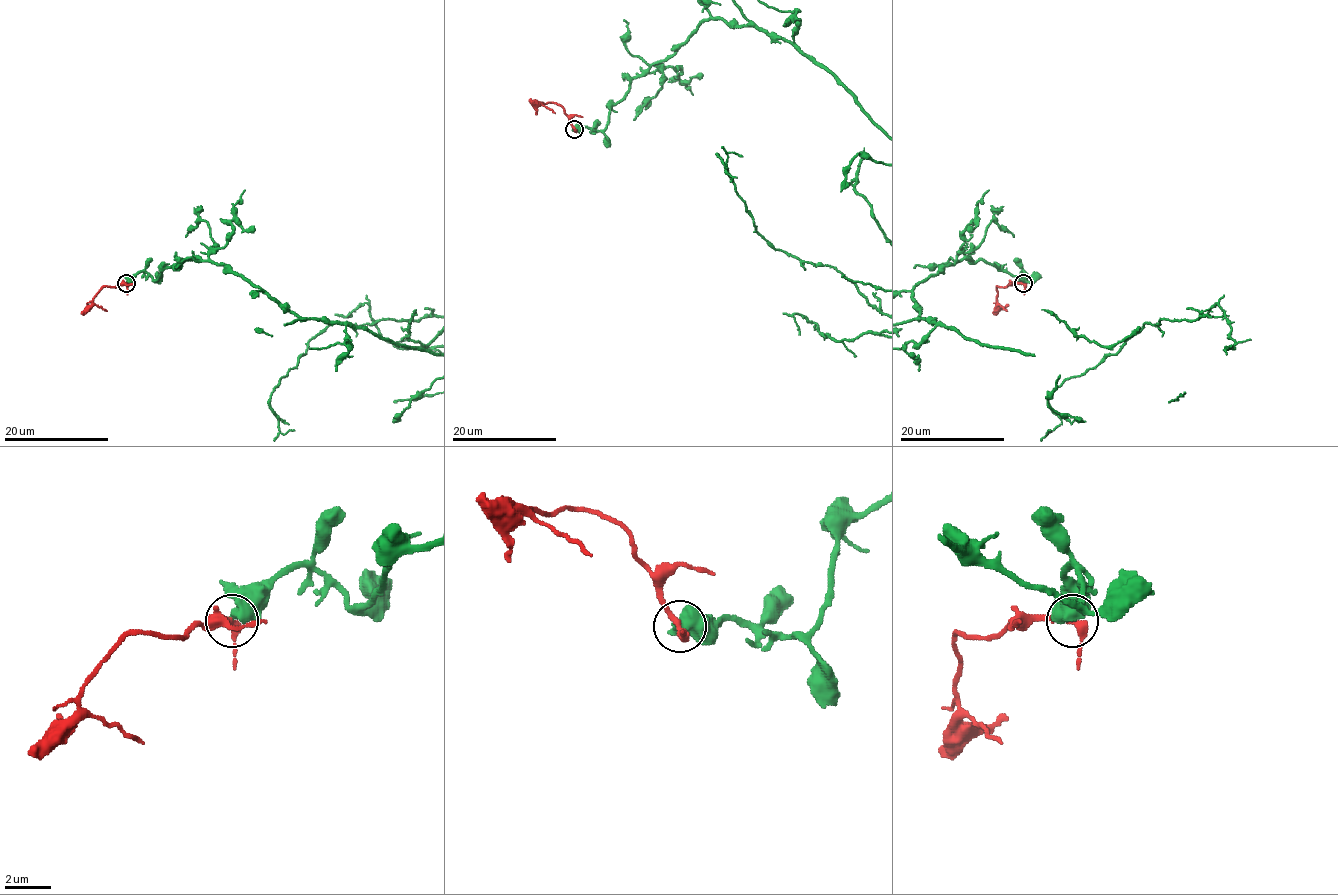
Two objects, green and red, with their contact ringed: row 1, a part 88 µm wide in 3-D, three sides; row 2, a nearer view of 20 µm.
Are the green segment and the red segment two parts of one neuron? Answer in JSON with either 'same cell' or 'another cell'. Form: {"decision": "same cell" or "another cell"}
{"decision": "another cell"}

